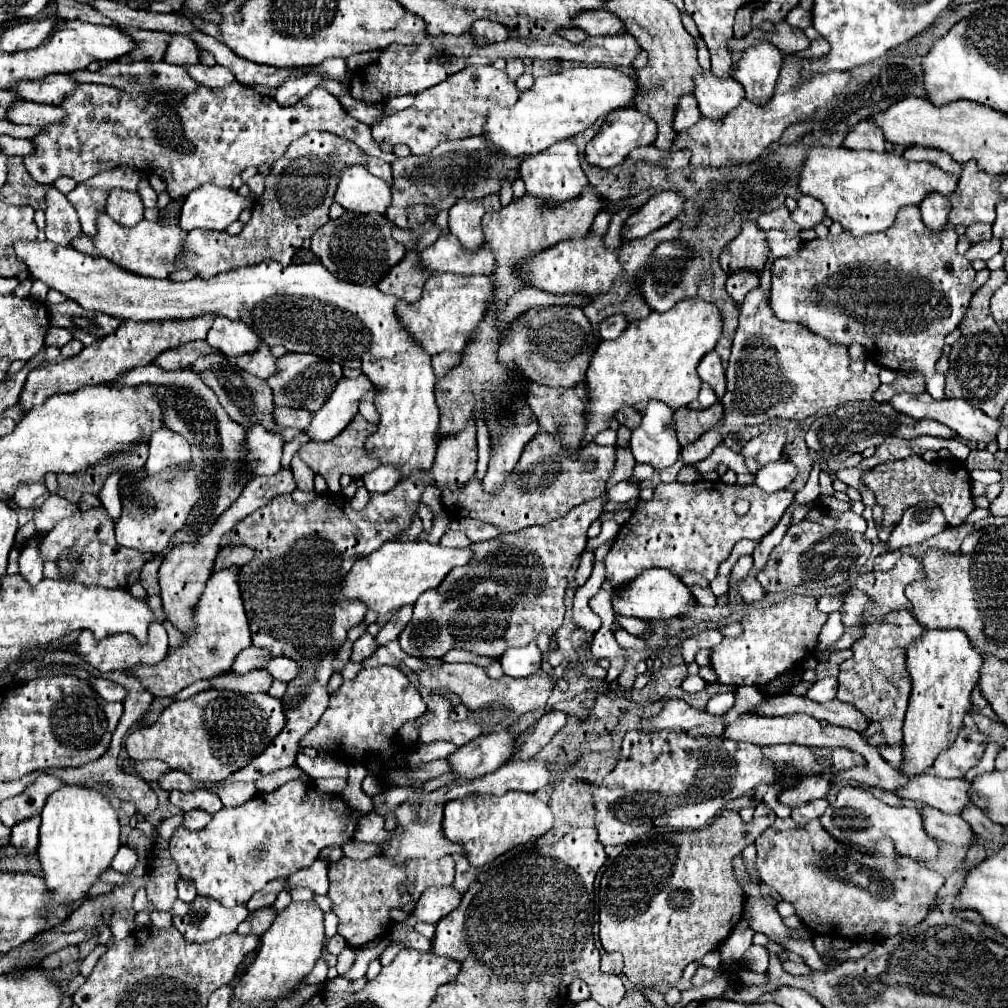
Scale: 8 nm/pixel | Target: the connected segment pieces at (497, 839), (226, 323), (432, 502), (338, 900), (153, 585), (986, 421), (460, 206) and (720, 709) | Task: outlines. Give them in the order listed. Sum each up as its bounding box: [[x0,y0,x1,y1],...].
[[444,790,554,866],[206,316,260,356],[422,486,442,516],[328,854,454,948],[140,558,160,594],[888,392,1000,442],[448,194,502,250],[706,692,734,718]]

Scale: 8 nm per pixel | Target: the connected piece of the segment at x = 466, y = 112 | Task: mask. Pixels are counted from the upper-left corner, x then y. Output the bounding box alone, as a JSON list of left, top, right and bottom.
[372,64,520,154]

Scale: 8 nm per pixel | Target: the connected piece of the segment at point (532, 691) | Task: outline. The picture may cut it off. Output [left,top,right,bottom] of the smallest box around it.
[420,664,554,746]

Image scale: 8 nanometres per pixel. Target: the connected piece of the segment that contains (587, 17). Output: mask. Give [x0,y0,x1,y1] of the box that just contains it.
[572,10,626,36]

